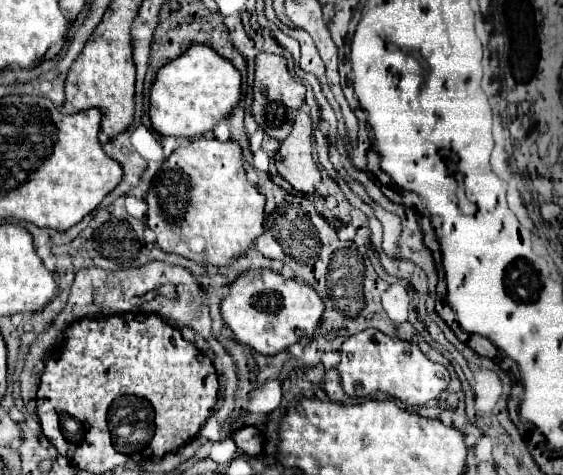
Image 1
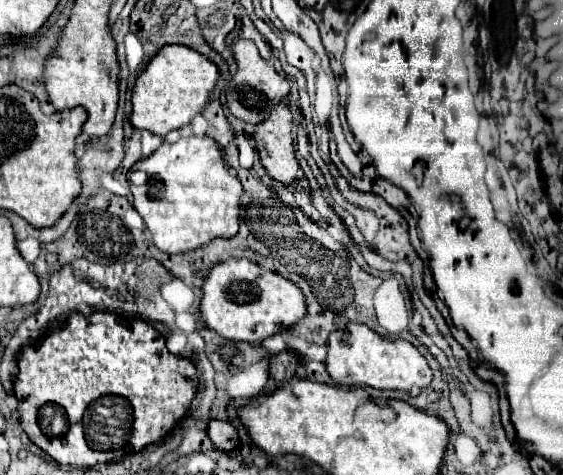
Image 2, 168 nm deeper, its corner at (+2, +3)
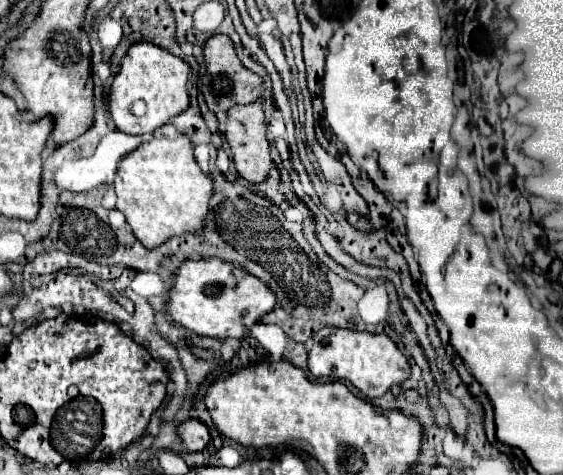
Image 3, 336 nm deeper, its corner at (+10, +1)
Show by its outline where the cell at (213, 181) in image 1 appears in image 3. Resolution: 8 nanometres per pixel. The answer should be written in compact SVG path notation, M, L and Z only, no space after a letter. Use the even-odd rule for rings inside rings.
M185 135L177 139L151 137L121 159L113 189L117 193L117 209L125 215L135 237L145 247L153 249L173 235L197 233L187 231L187 219L175 219L173 209L201 209L203 227L203 219L207 215L205 209L213 195L213 181L199 169L193 157L193 143Z

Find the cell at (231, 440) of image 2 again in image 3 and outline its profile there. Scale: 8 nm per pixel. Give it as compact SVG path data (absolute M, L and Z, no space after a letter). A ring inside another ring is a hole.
M187 419L187 421L179 423L177 433L179 433L183 445L187 447L187 451L203 451L211 441L209 429L205 427L203 421L197 421L197 419Z

